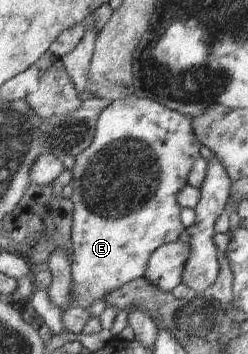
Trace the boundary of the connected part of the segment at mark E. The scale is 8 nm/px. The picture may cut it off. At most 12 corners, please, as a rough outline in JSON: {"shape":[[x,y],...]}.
{"shape":[[134,94],[74,159],[73,299],[181,240],[193,119]]}

